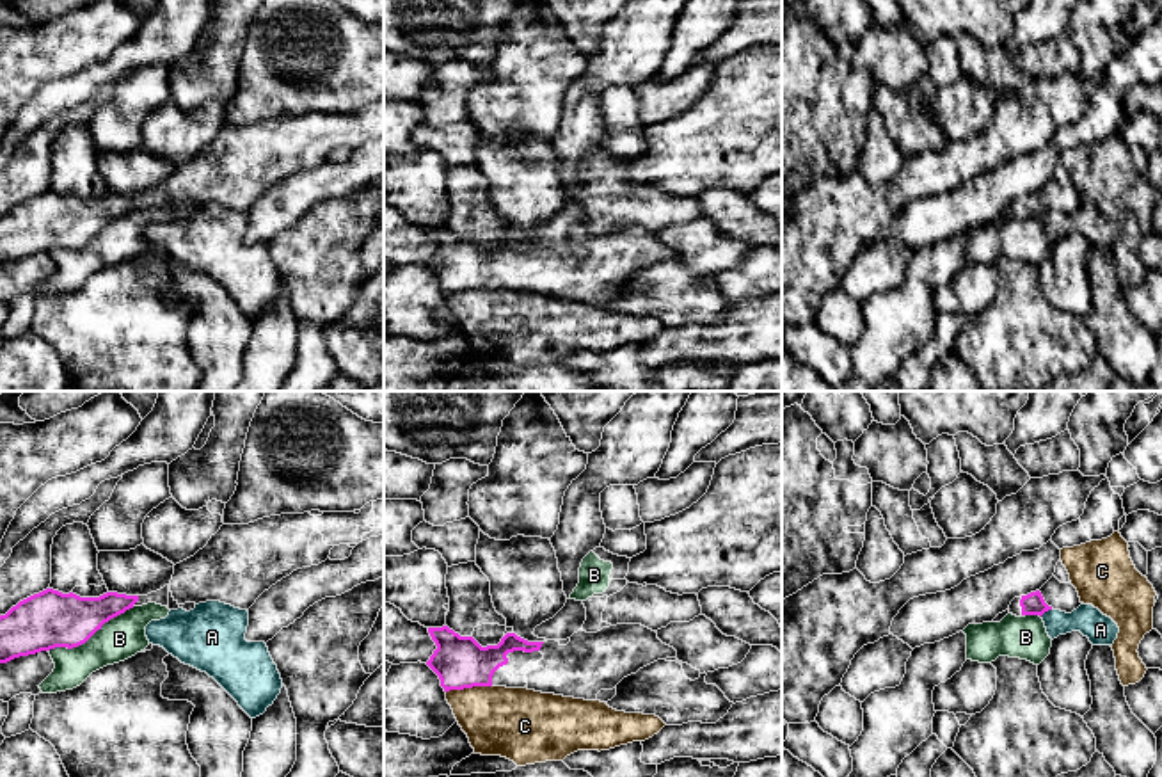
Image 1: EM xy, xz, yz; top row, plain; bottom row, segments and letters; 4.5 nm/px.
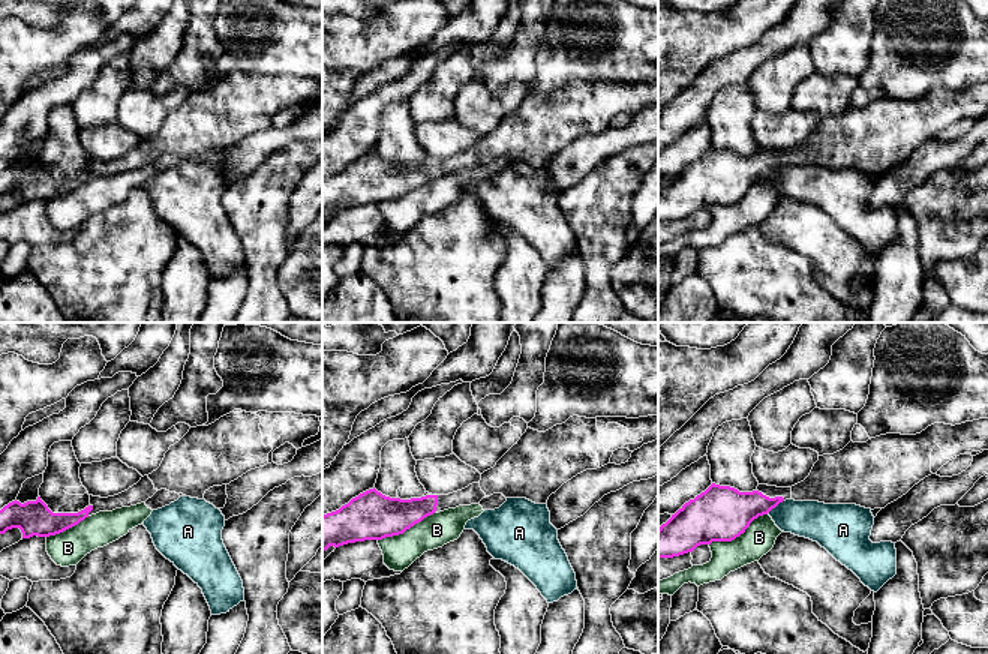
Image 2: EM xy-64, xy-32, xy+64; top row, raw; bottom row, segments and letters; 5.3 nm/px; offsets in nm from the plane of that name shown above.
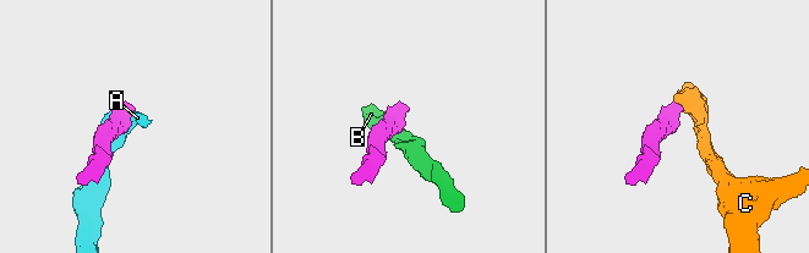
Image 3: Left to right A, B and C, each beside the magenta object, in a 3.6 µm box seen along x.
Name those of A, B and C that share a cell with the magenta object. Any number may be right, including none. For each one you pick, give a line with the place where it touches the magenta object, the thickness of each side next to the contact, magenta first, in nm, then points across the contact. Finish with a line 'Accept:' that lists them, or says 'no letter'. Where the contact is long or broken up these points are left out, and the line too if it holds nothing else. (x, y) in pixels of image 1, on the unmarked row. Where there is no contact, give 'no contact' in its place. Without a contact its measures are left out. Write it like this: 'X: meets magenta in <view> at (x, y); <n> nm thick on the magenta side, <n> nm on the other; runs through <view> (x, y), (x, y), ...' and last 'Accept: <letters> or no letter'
Accept: no letter

